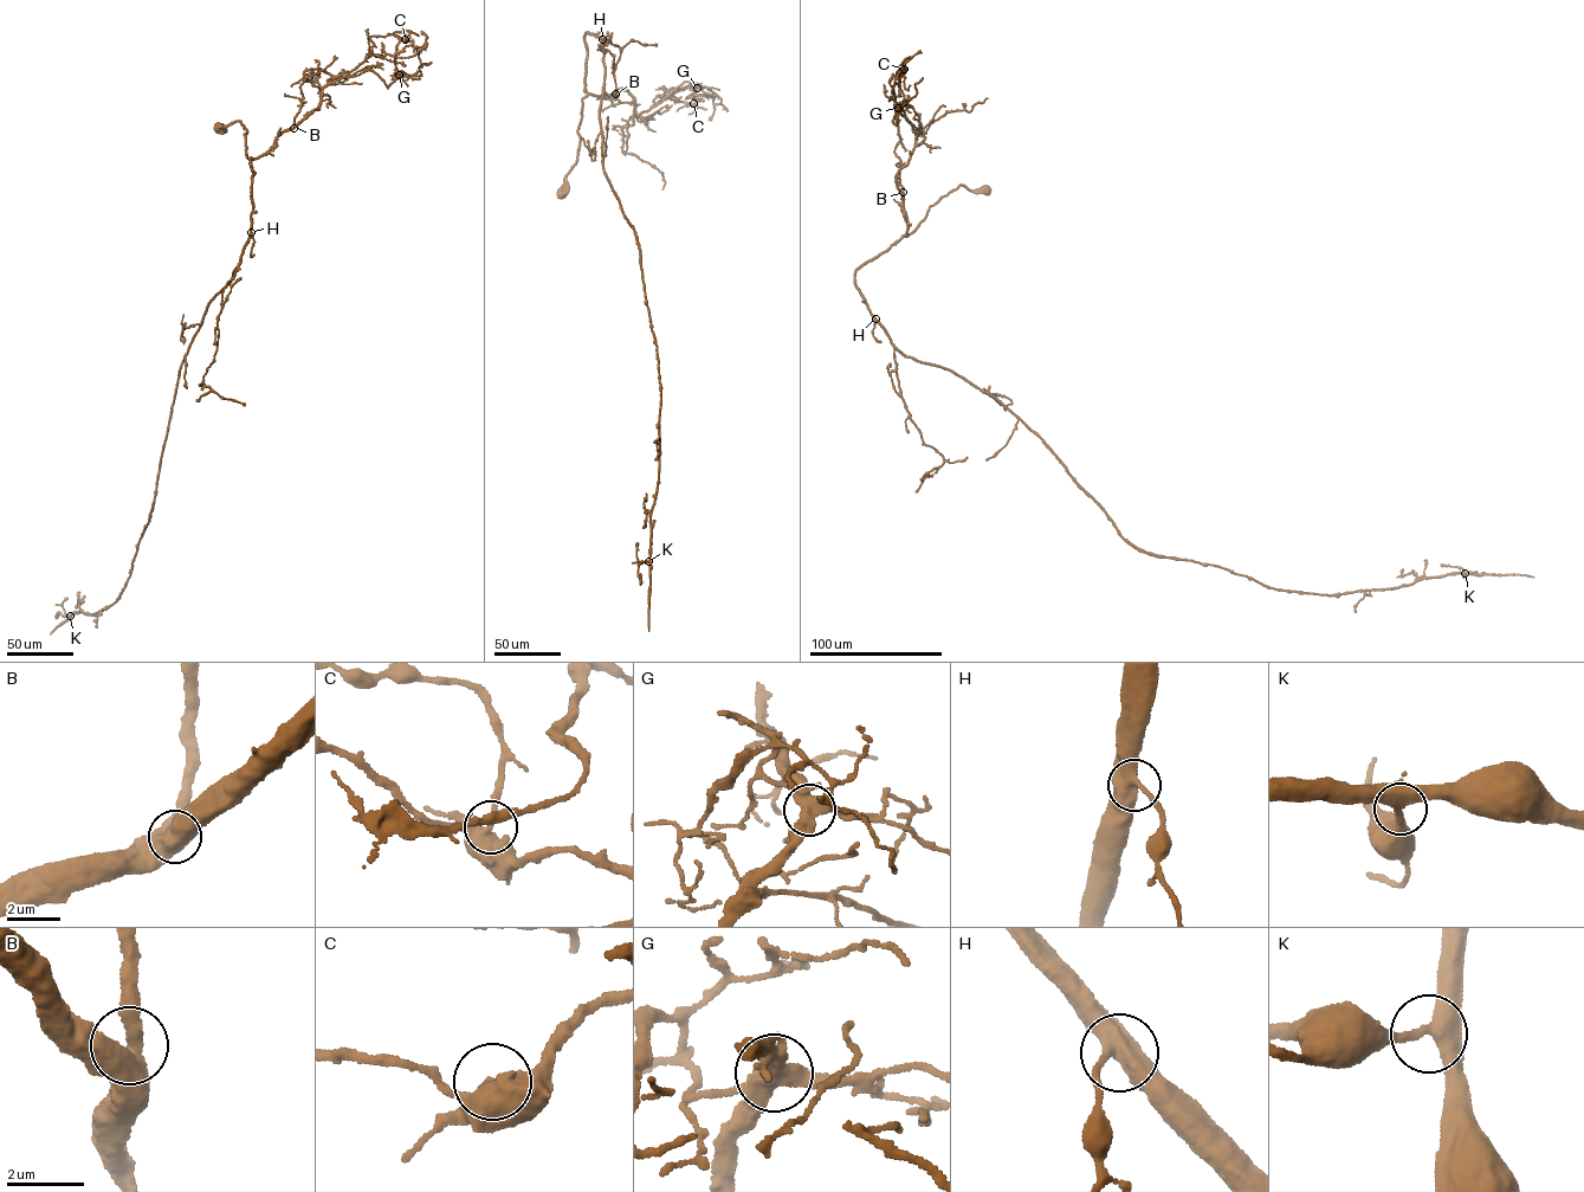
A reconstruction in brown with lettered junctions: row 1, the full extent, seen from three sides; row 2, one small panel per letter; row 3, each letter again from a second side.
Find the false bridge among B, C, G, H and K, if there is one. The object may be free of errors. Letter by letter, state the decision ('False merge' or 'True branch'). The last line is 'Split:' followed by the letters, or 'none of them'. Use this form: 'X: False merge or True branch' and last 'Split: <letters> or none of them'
B: True branch
C: True branch
G: False merge
H: True branch
K: True branch
Split: G

